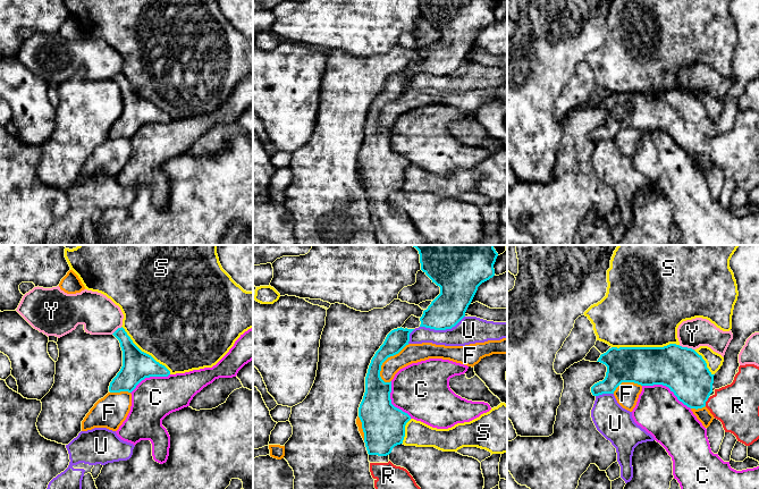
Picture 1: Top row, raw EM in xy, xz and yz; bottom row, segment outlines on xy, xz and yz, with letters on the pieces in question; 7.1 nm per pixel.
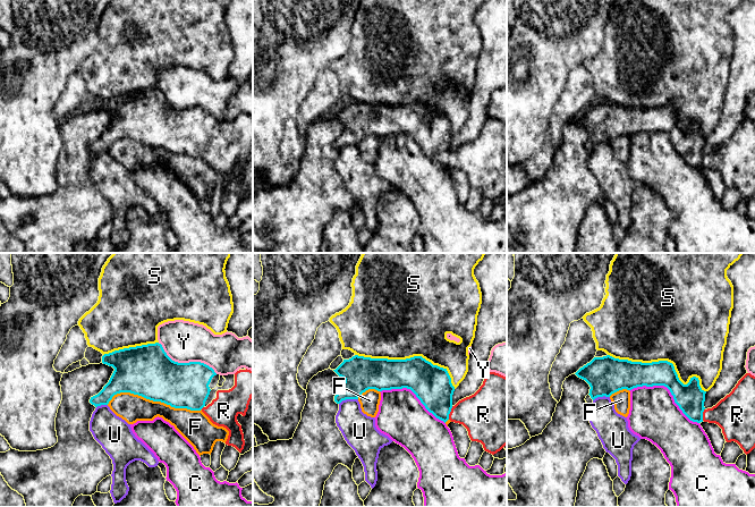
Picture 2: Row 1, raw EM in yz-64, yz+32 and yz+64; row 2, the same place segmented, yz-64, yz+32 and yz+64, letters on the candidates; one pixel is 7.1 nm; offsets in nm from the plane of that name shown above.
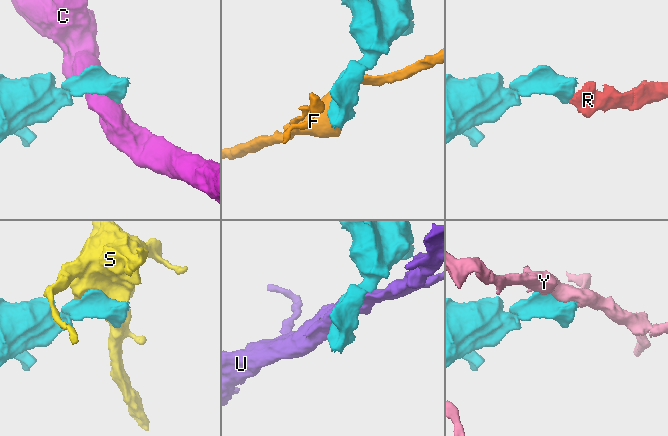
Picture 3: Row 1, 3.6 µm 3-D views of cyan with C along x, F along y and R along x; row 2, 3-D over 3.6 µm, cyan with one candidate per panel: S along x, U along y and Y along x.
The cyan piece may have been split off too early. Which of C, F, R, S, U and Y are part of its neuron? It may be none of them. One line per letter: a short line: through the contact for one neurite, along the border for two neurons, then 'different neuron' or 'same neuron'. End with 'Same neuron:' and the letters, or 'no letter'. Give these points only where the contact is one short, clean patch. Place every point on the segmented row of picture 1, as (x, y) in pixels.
C: different neuron
F: different neuron
R: line yz (685, 373), (706, 401), (720, 405), (736, 405); same neuron
S: different neuron
U: line xz (464, 315), (450, 328), (430, 329), (420, 327); different neuron
Y: different neuron
Same neuron: R

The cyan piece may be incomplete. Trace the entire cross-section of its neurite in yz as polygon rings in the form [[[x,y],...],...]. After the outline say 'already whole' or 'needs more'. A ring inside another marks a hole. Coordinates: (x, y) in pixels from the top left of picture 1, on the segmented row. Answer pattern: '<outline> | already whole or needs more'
[[[669,344],[664,347],[612,347],[597,362],[607,366],[602,381],[591,387],[593,396],[614,394],[622,382],[641,386],[663,385],[671,389],[680,402],[690,408],[707,407],[723,424],[725,432],[733,433],[745,446],[759,439],[759,366],[739,366],[731,385],[712,389],[714,376],[706,361],[694,349]]] | needs more

